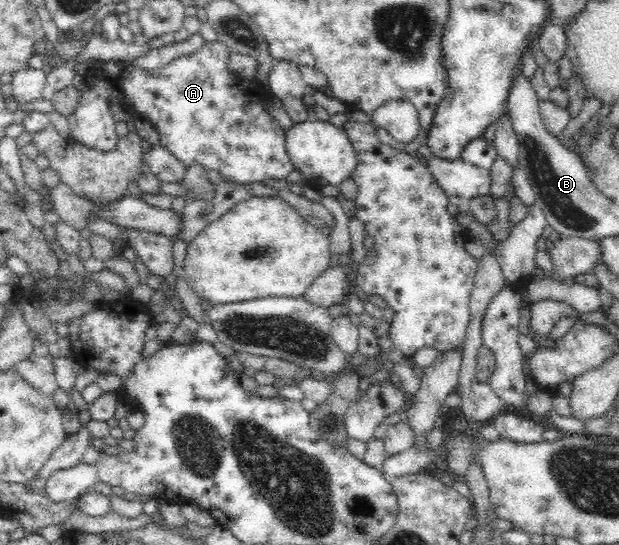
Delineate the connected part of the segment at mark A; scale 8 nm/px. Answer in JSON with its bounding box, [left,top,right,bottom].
[68,40,294,184]

